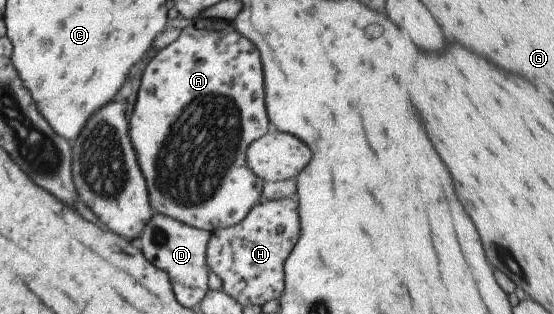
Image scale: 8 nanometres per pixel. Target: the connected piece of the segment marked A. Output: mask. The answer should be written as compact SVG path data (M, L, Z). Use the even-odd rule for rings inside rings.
M199 16L181 30L181 34L175 42L157 52L157 56L147 64L139 86L141 88L139 88L139 94L137 94L137 100L135 100L135 110L132 112L133 116L129 118L129 136L131 144L135 148L135 154L137 154L138 165L144 174L148 186L152 208L155 208L156 213L170 216L183 224L188 224L210 233L215 232L215 230L225 230L239 224L253 210L253 206L257 206L262 200L261 193L265 183L263 179L257 178L249 170L246 156L249 145L253 144L258 138L265 136L269 130L267 108L265 108L265 80L263 80L263 68L261 68L261 60L259 60L259 50L245 36L241 36L229 21Z

